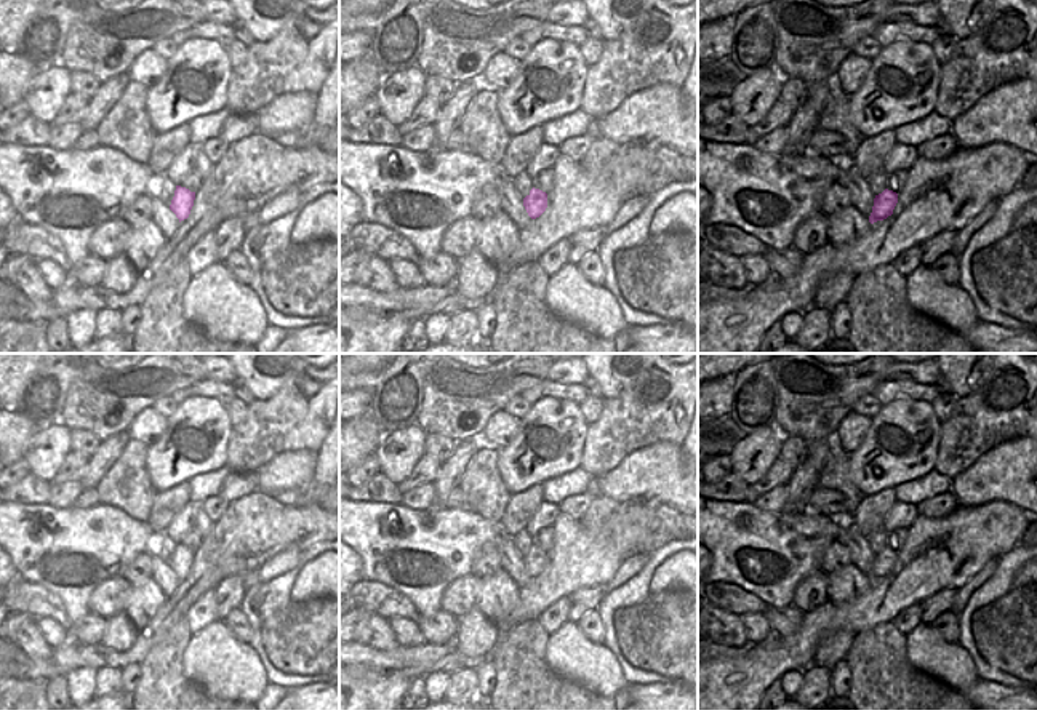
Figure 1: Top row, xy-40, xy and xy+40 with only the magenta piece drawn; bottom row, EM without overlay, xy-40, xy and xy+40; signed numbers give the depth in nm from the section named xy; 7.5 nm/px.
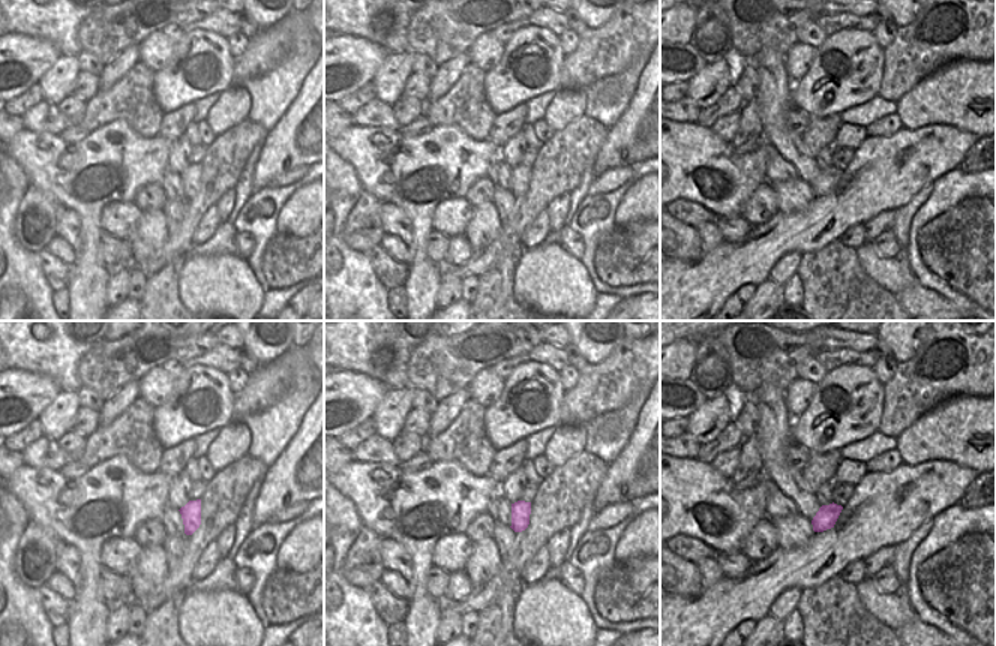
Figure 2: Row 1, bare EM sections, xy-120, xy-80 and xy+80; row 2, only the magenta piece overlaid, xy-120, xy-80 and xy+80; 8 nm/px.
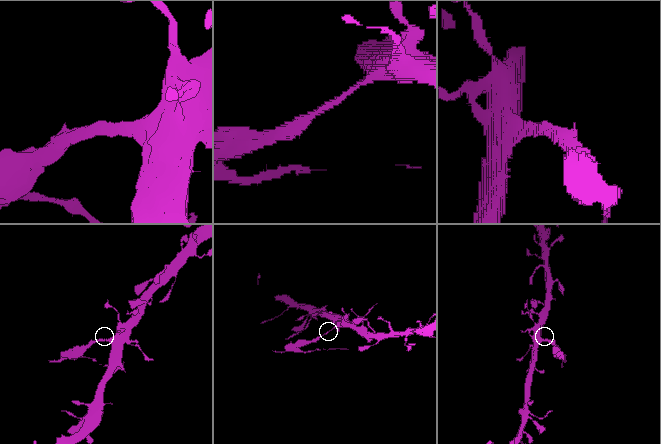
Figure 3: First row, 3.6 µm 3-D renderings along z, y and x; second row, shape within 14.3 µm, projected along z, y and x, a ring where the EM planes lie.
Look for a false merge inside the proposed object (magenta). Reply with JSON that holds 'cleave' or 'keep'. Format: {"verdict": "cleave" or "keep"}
{"verdict": "cleave"}

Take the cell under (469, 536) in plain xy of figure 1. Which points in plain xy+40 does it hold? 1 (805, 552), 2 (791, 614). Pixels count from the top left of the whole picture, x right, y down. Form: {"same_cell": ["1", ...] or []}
{"same_cell": ["1"]}

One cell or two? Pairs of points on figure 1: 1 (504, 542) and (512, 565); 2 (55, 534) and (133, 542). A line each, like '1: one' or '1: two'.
1: one
2: one

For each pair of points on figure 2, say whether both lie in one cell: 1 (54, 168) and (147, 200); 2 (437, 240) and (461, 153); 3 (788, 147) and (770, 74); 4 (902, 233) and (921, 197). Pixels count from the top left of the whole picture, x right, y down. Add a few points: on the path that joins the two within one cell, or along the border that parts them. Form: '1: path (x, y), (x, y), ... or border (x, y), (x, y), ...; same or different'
1: border (158, 182), (143, 185), (132, 201); different
2: border (432, 230), (428, 239), (428, 257), (435, 263); different
3: path (774, 129), (773, 92); same
4: path (902, 224), (903, 215), (912, 206); same

